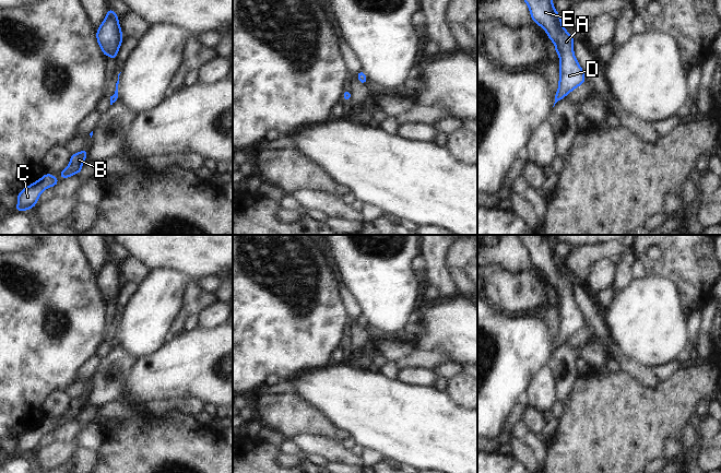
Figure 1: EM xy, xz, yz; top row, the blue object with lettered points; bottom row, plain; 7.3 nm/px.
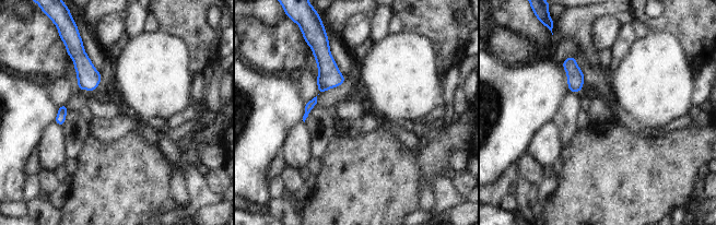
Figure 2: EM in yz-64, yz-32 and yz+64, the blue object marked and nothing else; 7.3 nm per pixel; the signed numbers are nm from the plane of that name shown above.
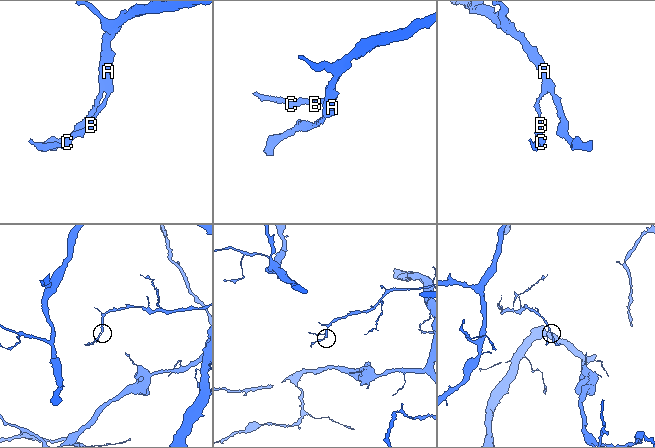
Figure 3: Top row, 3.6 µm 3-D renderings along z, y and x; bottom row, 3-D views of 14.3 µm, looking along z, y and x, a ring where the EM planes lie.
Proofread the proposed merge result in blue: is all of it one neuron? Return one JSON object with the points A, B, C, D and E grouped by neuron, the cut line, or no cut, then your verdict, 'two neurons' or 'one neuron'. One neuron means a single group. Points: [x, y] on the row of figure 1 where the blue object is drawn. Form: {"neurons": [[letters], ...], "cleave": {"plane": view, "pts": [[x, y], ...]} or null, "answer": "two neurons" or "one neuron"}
{"neurons": [["A", "B", "C", "D", "E"]], "cleave": null, "answer": "one neuron"}

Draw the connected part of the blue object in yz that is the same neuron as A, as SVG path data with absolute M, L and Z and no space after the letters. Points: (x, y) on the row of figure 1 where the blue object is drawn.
M524 0L534 23L546 31L559 56L560 73L555 104L574 88L586 82L583 71L574 55L574 37L564 27L562 16L556 12L553 0Z

